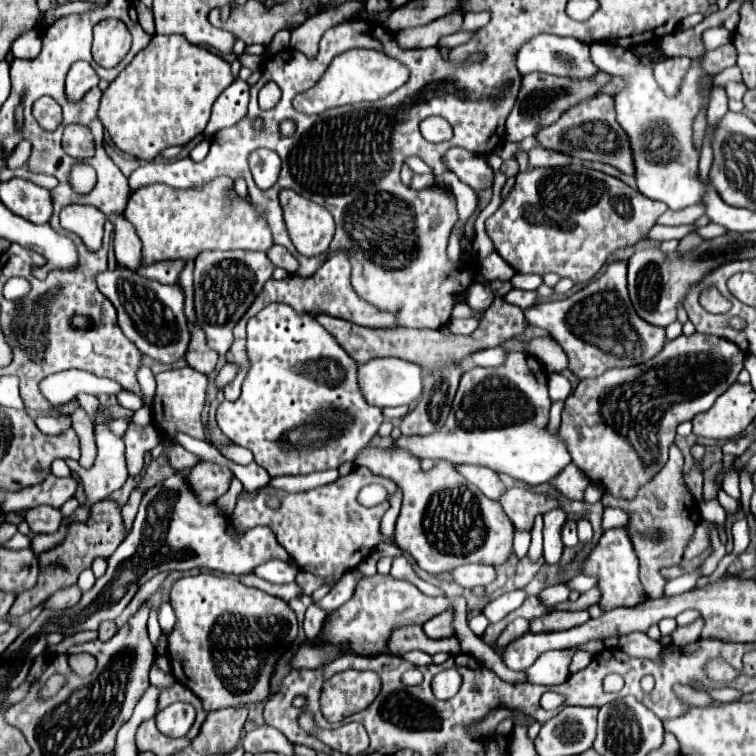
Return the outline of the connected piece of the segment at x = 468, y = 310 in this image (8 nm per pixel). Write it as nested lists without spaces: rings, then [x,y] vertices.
[[[458,303],[456,309],[452,311],[452,317],[458,317],[458,319],[470,319],[470,317],[476,317],[476,321],[480,321],[484,315],[484,311],[474,311],[472,307],[468,307],[466,303]]]

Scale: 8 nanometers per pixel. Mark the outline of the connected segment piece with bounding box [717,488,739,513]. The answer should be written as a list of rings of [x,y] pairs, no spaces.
[[[722,488],[718,490],[717,499],[719,503],[723,504],[723,508],[727,512],[734,513],[739,508],[738,500],[735,500],[734,498],[727,495],[726,492]]]

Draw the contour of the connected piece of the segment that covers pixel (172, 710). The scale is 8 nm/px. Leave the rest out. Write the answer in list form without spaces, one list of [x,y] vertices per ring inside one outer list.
[[[174,703],[165,708],[158,717],[158,729],[168,737],[182,737],[190,731],[196,711],[190,703]]]

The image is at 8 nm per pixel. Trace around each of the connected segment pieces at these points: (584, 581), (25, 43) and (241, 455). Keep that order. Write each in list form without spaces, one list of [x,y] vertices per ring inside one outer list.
[[[576,575],[574,579],[570,579],[570,583],[568,583],[568,587],[572,589],[572,591],[580,591],[580,593],[586,593],[586,589],[592,589],[592,587],[596,587],[596,577],[590,577],[590,575]]]
[[[26,31],[14,41],[12,53],[14,57],[20,57],[20,59],[34,59],[41,49],[41,34],[38,31]]]
[[[220,445],[218,451],[220,451],[226,459],[230,459],[230,461],[234,461],[234,463],[240,463],[240,465],[250,465],[250,463],[254,461],[254,457],[250,455],[250,451],[244,449],[244,447],[238,447],[238,445]]]

